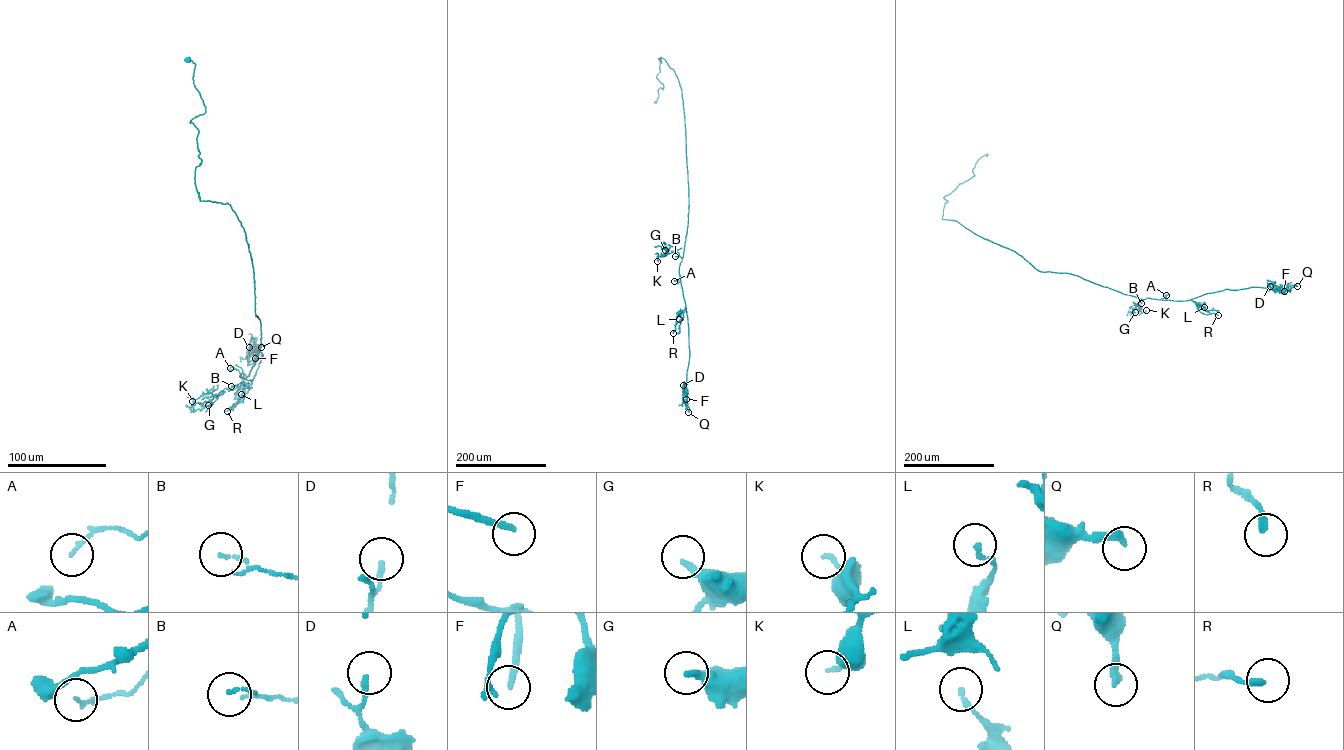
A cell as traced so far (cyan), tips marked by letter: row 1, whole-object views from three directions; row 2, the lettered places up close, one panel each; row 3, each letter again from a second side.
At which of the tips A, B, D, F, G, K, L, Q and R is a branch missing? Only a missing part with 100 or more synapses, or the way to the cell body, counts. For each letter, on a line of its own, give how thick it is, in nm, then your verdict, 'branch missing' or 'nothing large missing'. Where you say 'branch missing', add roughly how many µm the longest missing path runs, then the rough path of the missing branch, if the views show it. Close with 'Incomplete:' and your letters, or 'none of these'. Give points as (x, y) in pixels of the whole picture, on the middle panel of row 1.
A: calibre 90 nm; nothing large missing
B: calibre 100 nm; nothing large missing
D: calibre 170 nm; nothing large missing
F: calibre 190 nm; branch missing; missing 45 µm; course (686, 399), (681, 414)
G: calibre 240 nm; nothing large missing
K: calibre 170 nm; nothing large missing
L: calibre 170 nm; nothing large missing
Q: calibre 280 nm; nothing large missing
R: calibre 200 nm; nothing large missing
Incomplete: F

